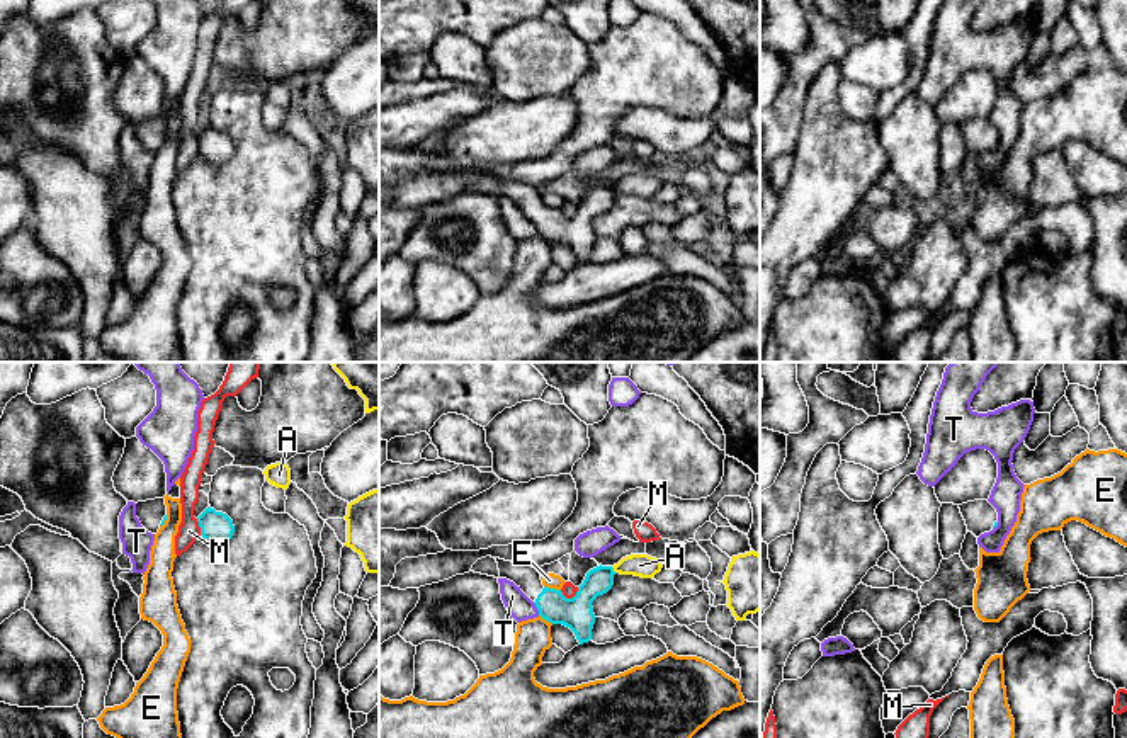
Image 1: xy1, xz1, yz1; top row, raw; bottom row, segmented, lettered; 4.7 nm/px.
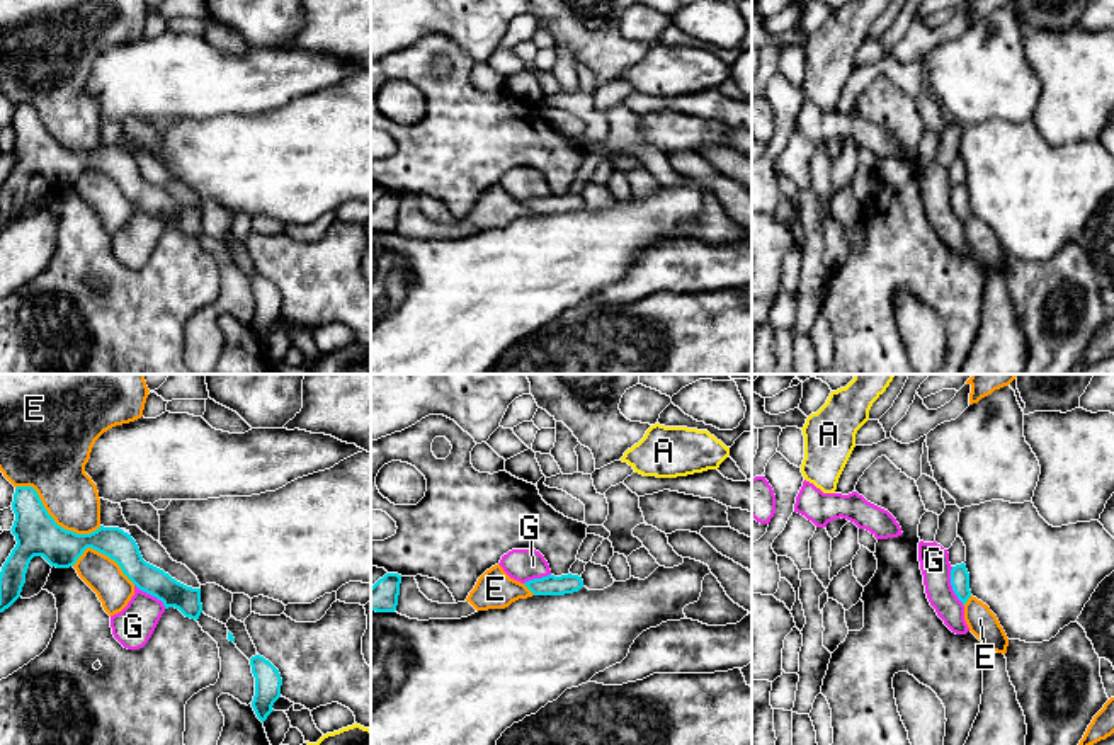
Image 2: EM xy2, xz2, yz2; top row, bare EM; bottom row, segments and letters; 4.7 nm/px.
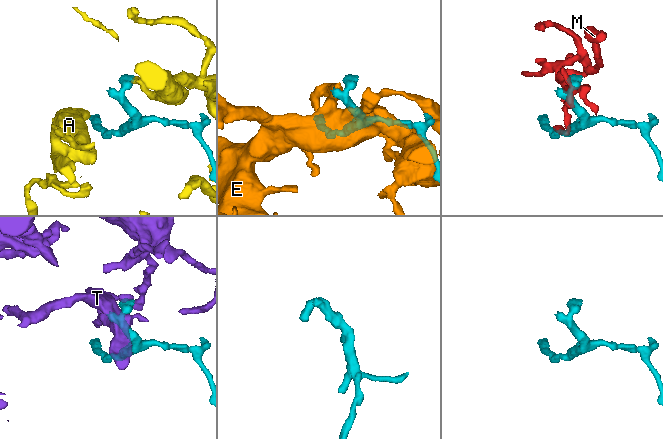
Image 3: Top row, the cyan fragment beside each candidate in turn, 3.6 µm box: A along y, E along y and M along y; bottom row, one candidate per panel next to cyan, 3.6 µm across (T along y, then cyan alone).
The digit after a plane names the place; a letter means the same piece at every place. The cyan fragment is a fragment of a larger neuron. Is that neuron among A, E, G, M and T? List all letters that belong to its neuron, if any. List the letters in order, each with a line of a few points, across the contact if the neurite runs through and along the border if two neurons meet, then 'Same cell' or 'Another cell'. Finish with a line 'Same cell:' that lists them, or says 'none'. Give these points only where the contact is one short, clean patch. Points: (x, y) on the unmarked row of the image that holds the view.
A: Another cell
E: Another cell
G: Line: yz2 (951, 186), (951, 208), (963, 225). Another cell
M: Another cell
T: Line: xz1 (532, 221), (539, 233). Another cell
Same cell: none

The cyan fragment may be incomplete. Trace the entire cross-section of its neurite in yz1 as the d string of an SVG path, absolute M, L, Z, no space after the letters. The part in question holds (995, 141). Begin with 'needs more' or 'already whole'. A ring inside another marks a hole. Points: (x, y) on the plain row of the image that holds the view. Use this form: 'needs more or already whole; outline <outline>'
needs more; outline M974 119L959 124L967 150L979 156L998 145L998 131L988 119Z

